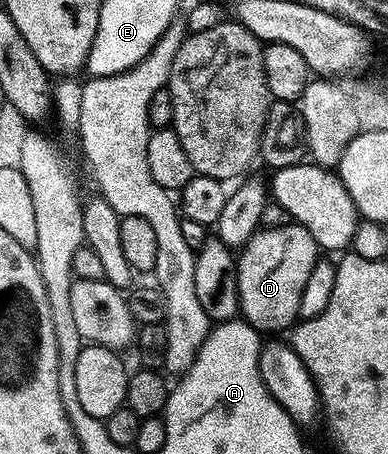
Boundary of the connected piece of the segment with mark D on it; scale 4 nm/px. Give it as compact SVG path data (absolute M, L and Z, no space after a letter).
M291 223L276 229L261 228L236 257L240 317L264 335L276 335L279 329L295 326L300 317L302 290L317 260L318 246L306 227Z

